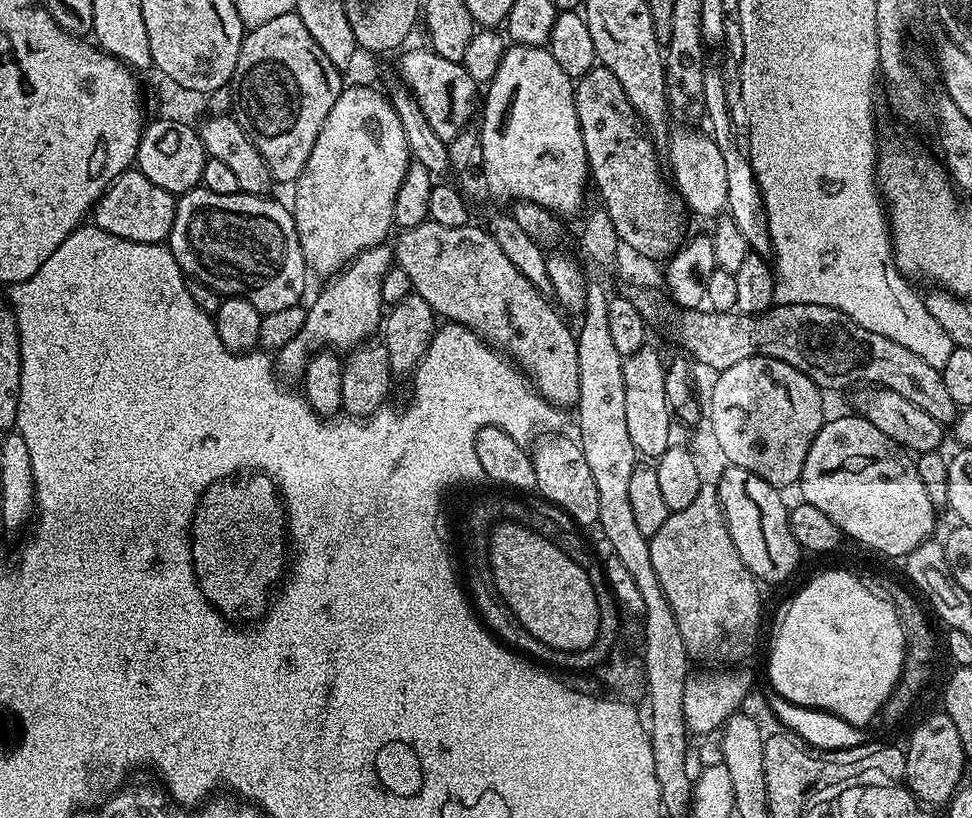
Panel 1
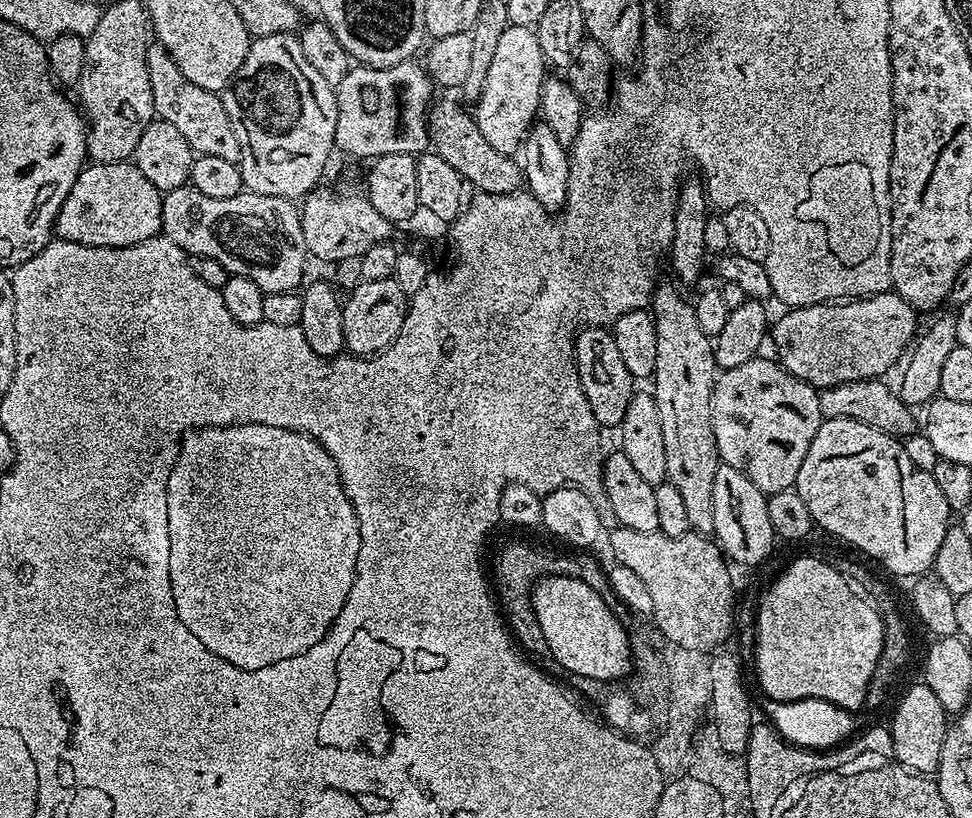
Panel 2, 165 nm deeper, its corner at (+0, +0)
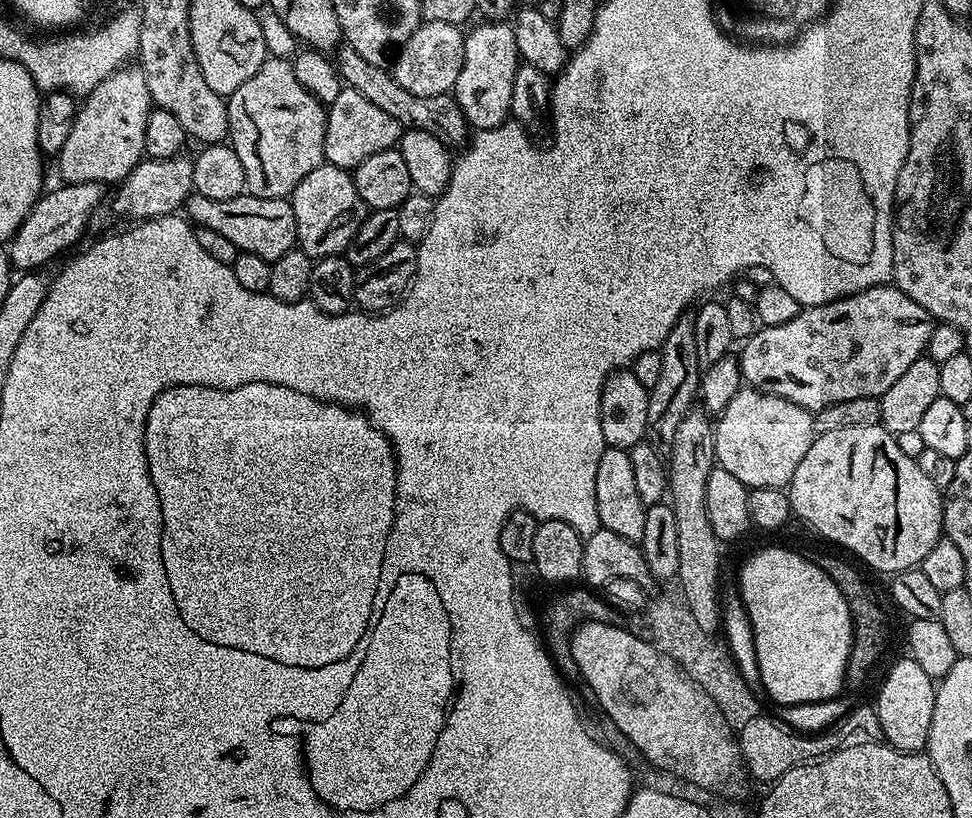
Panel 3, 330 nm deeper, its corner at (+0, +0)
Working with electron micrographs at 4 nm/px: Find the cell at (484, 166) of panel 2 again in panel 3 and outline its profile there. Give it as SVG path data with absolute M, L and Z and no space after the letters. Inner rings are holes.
M345 42L339 45L334 56L334 63L340 73L341 81L347 87L358 90L358 94L362 94L362 98L374 102L374 106L378 106L378 110L390 114L390 118L398 121L401 129L424 130L429 134L434 134L434 137L440 139L447 146L460 143L460 145L463 145L469 139L470 125L468 119L462 114L455 95L434 94L433 96L423 96L422 94L412 94L405 87L398 86L398 82L387 67L366 62L366 59L354 50L354 46Z

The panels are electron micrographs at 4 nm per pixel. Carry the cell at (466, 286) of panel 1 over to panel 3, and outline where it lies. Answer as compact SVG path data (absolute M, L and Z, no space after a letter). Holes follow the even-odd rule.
M330 163L318 165L292 192L290 203L296 223L298 247L313 258L339 256L358 234L358 226L368 217L370 211L364 199L358 194L353 173Z

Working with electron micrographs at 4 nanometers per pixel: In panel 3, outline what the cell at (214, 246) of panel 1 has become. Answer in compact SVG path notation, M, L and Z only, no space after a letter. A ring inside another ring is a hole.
M193 194L186 201L186 216L193 225L230 238L240 252L258 254L258 258L269 262L282 258L282 254L297 247L294 210L284 198L275 200L245 194L229 200L215 200Z

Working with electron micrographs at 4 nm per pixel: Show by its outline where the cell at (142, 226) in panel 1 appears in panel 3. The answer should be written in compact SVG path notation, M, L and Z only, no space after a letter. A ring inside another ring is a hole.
M65 184L53 192L45 191L37 200L36 205L30 210L30 214L22 222L22 226L16 231L16 235L10 241L10 255L12 266L16 270L40 270L43 264L48 264L59 252L67 248L75 249L96 207L103 198L105 189L98 184Z

